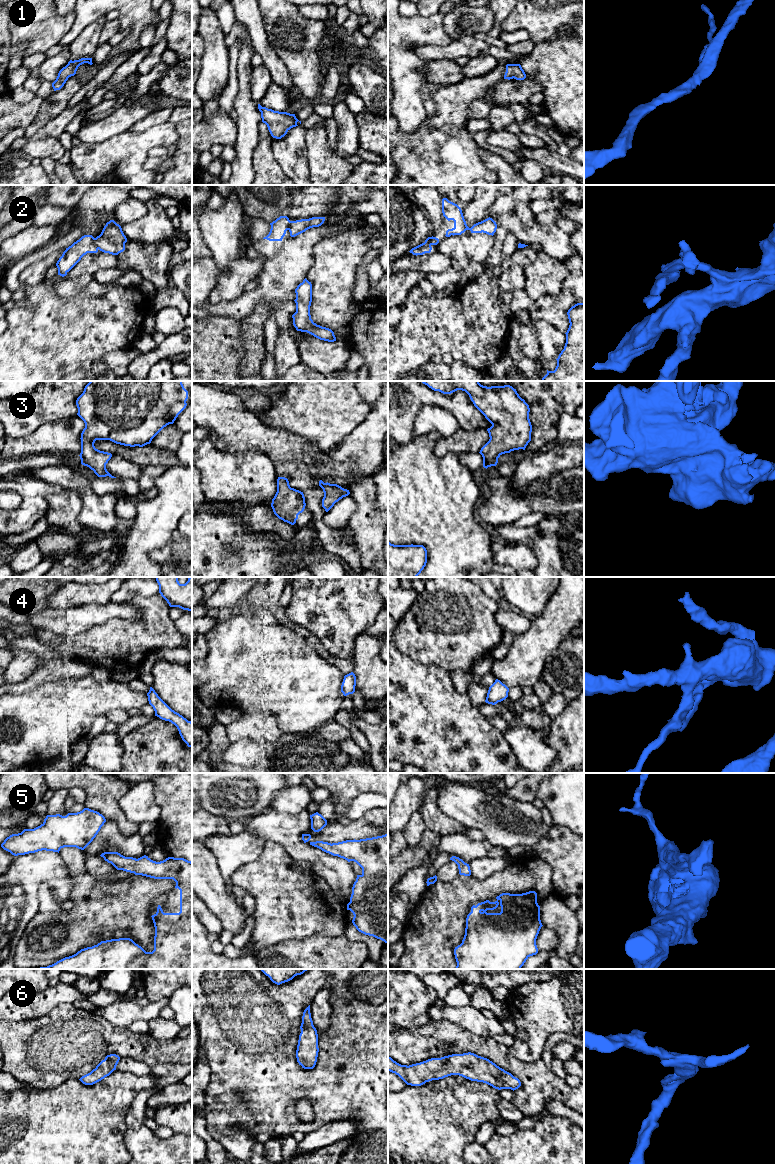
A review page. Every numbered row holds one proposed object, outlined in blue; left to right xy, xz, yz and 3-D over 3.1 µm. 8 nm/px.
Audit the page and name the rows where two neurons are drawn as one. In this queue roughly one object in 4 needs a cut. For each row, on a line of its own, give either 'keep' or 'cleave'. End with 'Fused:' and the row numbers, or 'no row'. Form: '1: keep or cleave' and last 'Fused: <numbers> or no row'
1: keep
2: cleave
3: keep
4: cleave
5: keep
6: keep
Fused: 2, 4

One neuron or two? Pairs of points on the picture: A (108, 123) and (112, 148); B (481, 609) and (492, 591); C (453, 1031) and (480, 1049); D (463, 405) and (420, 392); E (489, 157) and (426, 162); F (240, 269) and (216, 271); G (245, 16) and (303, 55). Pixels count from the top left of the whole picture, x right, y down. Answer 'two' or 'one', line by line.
A: two
B: two
C: one
D: one
E: two
F: two
G: two

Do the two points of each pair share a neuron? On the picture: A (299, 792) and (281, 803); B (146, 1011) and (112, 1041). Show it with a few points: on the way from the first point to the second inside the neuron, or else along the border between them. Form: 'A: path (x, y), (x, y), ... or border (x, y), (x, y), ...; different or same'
A: path (295, 796), (291, 800), (285, 801); same
B: border (105, 1019), (116, 1026), (127, 1028); different

